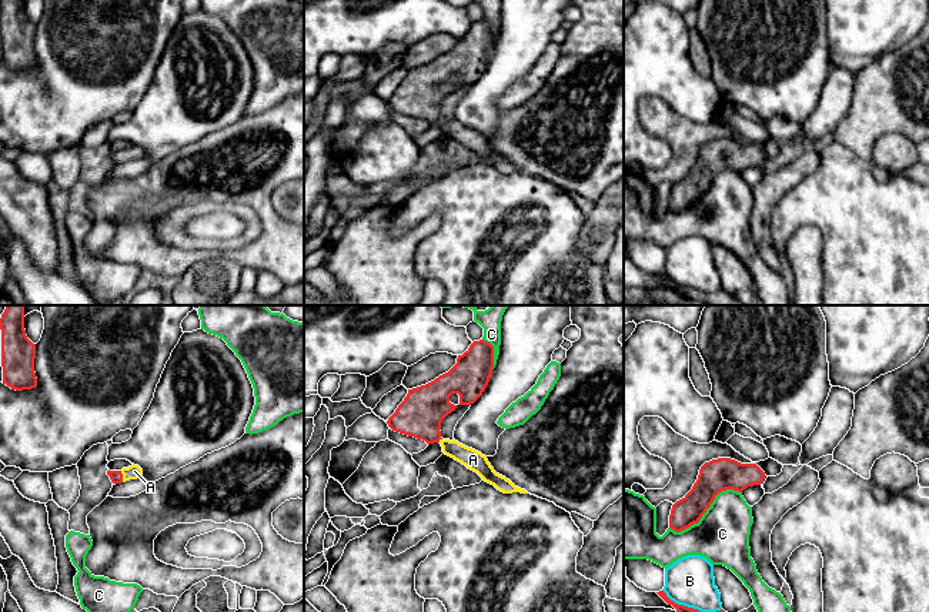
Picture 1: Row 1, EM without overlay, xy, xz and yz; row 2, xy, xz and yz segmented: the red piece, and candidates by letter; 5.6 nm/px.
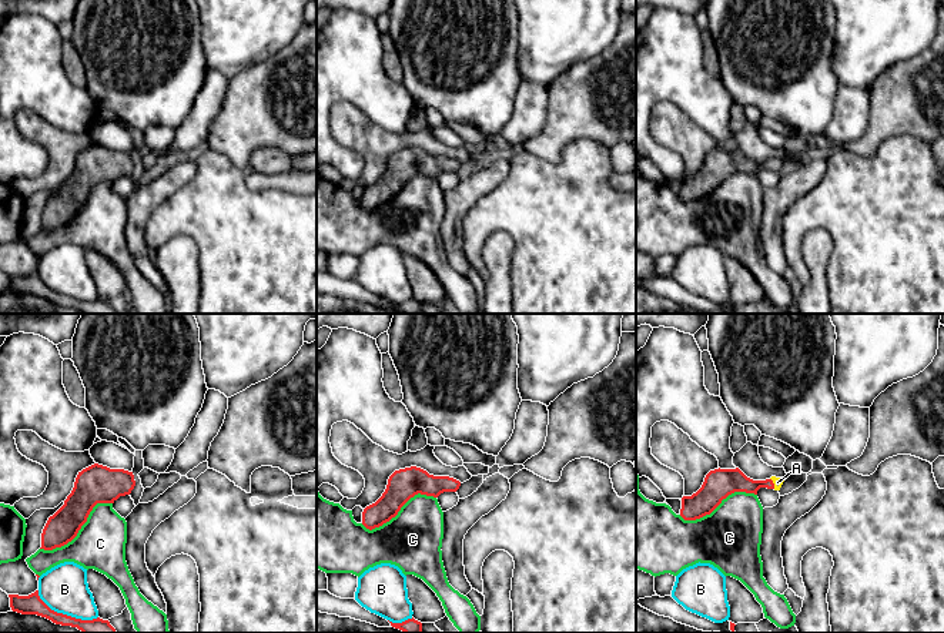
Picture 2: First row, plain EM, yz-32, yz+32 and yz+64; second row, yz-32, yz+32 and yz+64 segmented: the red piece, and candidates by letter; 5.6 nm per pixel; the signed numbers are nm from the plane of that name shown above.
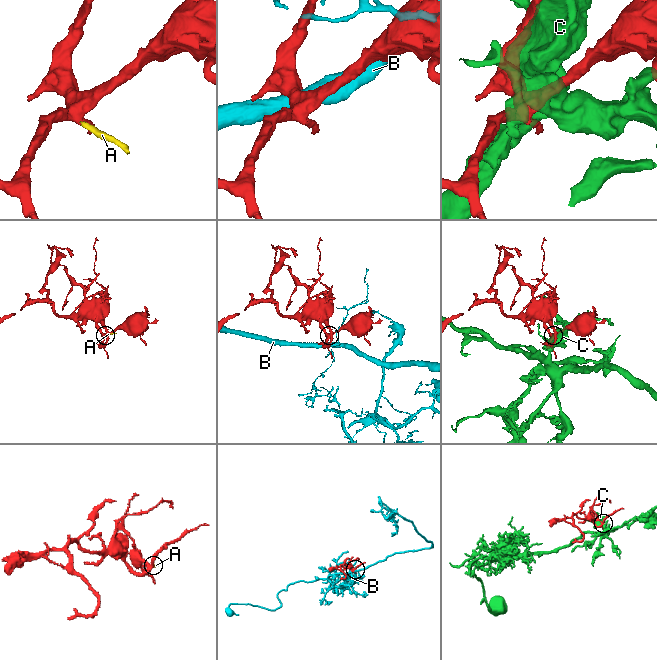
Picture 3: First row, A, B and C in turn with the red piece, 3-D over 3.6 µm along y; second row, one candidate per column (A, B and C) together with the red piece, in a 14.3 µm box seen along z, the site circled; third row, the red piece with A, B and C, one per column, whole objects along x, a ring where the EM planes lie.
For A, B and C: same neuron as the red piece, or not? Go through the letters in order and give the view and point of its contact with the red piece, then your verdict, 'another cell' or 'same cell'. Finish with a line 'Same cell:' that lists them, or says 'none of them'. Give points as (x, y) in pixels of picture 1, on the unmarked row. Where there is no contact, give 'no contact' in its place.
A: meets red in xy at (122, 157); same cell
B: meets red in yz at (691, 288); another cell
C: meets red in yz at (705, 191); another cell
Same cell: A

